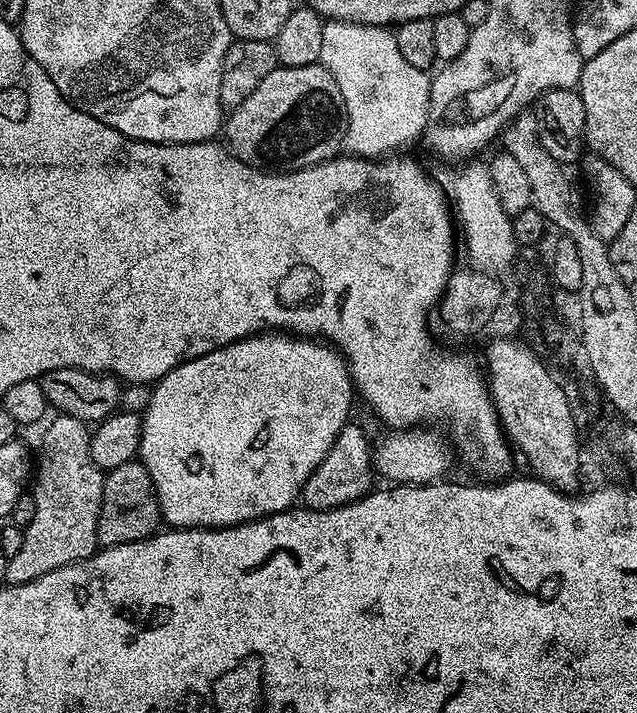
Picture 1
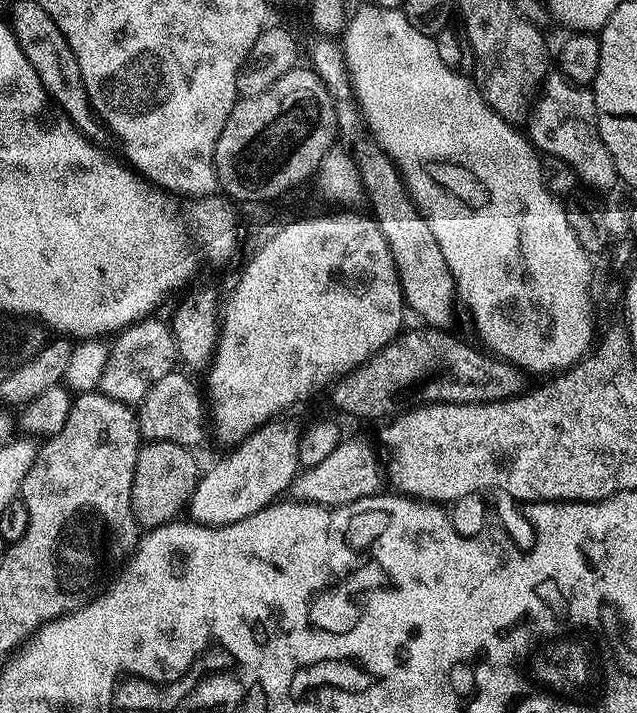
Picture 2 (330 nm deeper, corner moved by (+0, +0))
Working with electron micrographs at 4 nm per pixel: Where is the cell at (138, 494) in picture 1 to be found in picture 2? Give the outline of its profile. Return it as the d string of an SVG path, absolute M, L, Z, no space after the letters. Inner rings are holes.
M150 440L141 447L138 462L134 466L132 487L132 509L141 529L173 523L179 517L176 515L187 509L202 475L202 468L196 465L196 455L193 449L183 448L174 442Z

